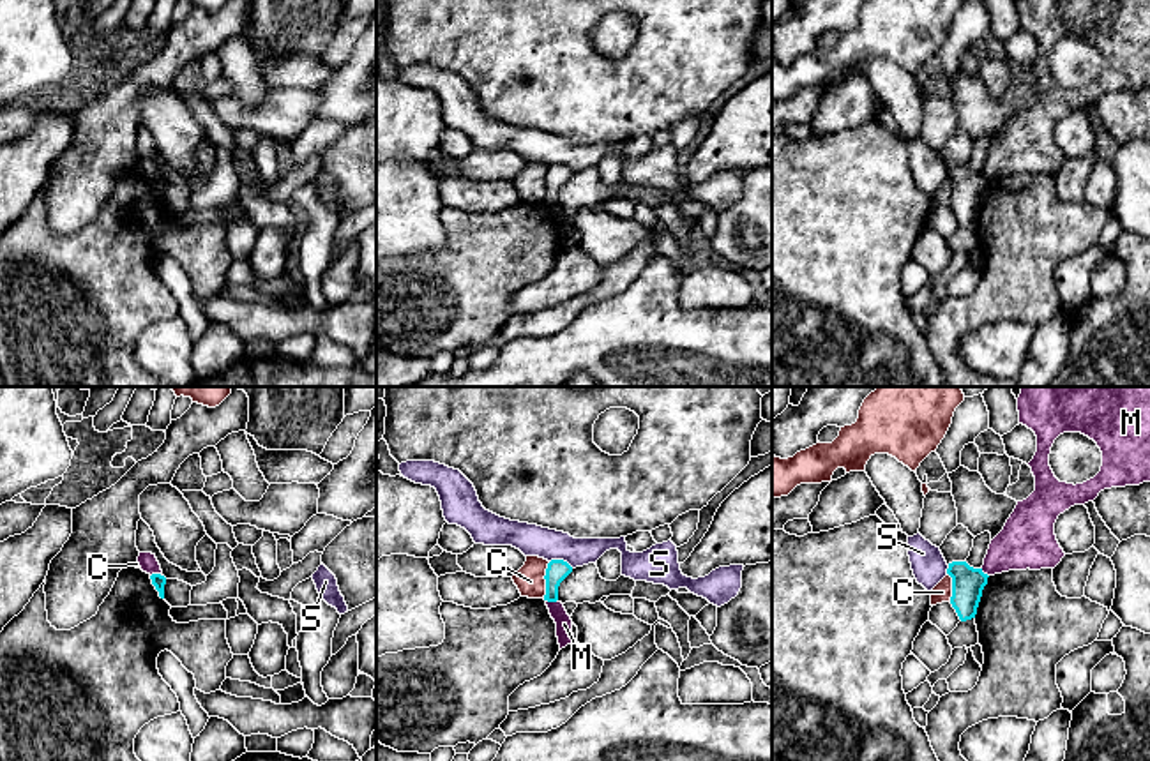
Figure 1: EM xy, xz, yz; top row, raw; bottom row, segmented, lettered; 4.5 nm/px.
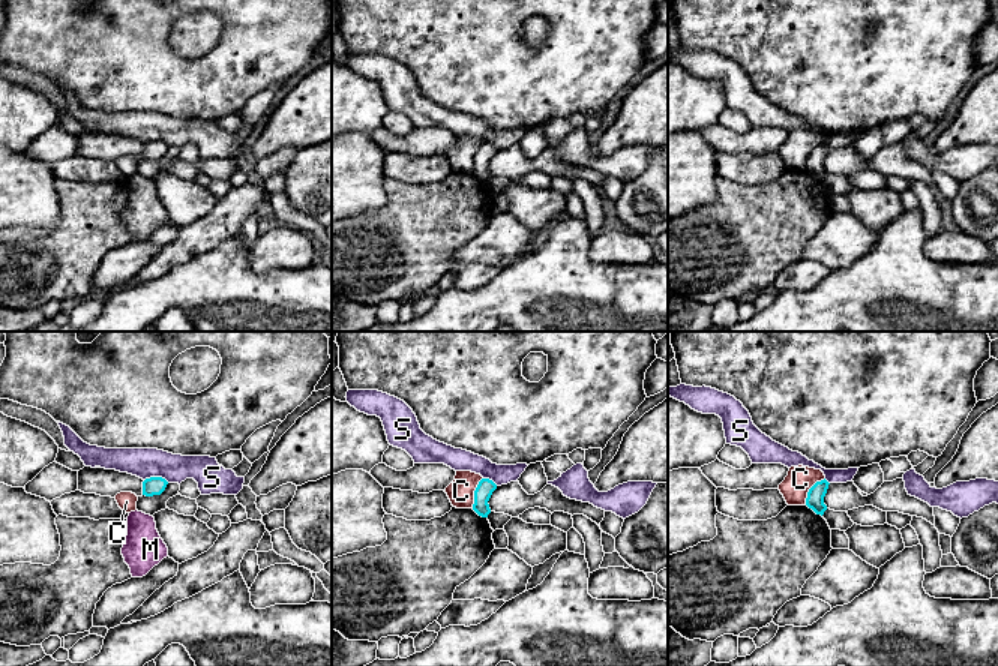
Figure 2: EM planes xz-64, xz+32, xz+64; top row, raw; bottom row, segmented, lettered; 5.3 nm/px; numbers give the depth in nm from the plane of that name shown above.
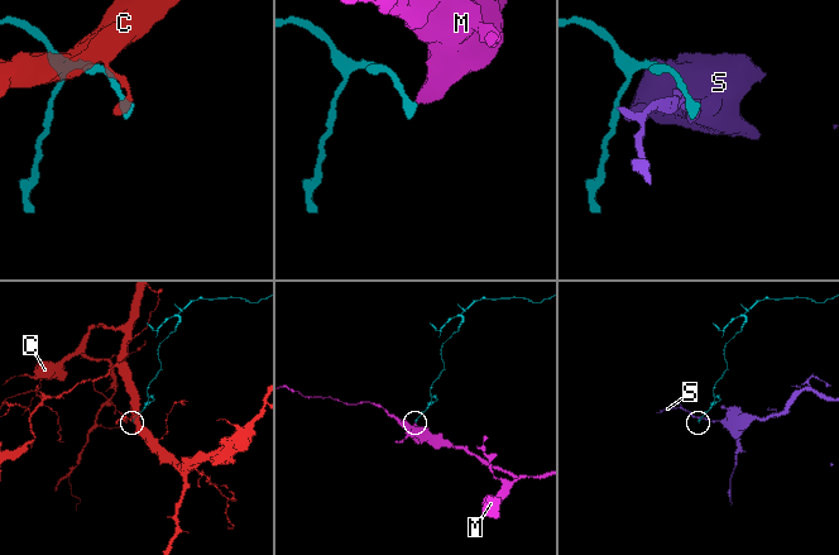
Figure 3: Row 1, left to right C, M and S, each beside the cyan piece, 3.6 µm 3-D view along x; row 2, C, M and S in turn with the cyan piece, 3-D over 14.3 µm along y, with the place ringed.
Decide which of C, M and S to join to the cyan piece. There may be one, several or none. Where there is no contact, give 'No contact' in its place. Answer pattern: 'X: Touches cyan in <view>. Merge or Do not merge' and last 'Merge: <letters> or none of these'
C: Touches cyan in xz. Do not merge
M: Touches cyan in xy. Do not merge
S: Touches cyan in xz. Do not merge
Merge: none of these

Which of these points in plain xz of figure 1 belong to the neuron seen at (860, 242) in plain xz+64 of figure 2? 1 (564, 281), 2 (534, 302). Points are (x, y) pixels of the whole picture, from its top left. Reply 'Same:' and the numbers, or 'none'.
Same: 1, 2

